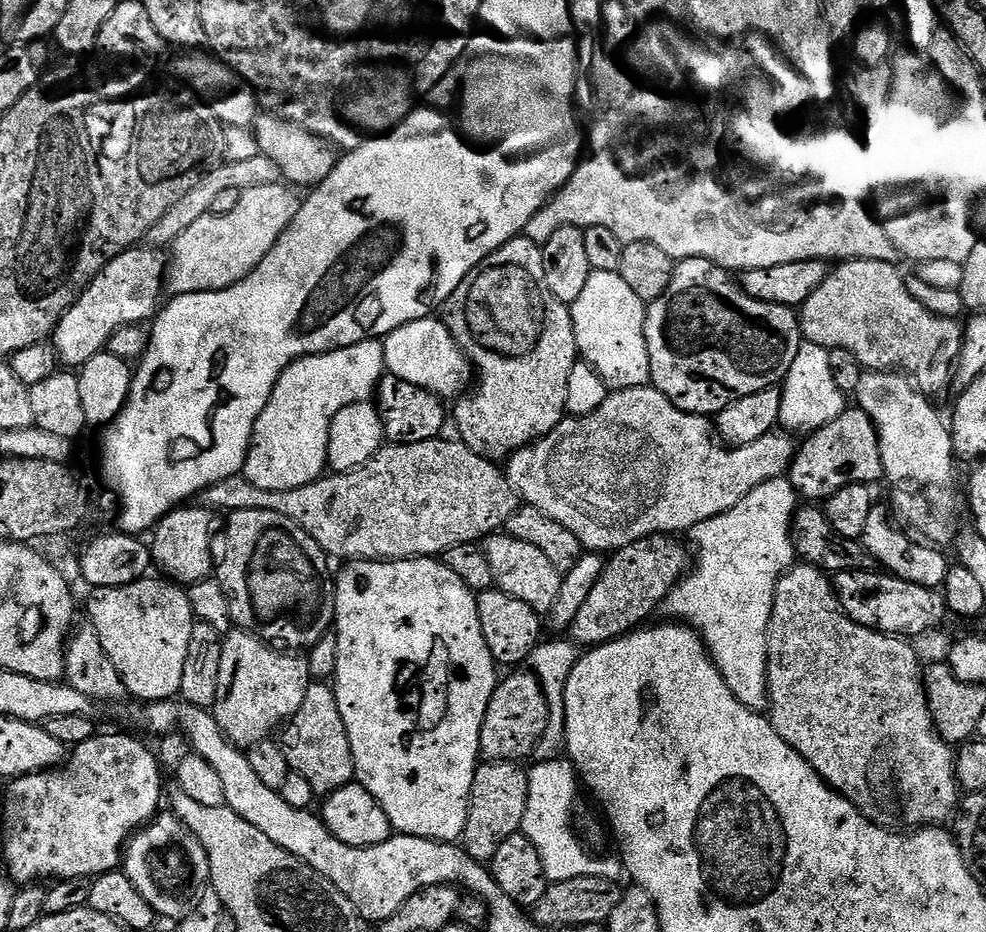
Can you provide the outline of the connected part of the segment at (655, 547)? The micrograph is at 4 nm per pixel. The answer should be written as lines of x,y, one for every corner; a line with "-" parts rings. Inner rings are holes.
668,534
647,536
630,546
618,548
611,553
607,557
602,570
602,578
598,578
598,583
594,586
594,590
590,590
590,594
586,597
586,602
582,602
578,615
574,618
570,629
572,643
577,646
608,644
612,640
617,640
619,636
626,636
629,632
641,627
647,621
644,619
651,612
655,613
659,609
660,604
670,594
670,590
674,590
674,586
678,581
684,579
689,571
690,552
687,552
676,540
679,539
673,538

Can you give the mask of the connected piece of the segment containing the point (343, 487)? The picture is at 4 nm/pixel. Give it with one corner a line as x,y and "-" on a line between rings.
459,439
393,444
349,472
332,472
298,490
258,490
244,475
214,482
198,500
213,513
270,510
290,518
329,557
353,560
436,558
450,546
474,544
499,533
522,507
499,463
474,454

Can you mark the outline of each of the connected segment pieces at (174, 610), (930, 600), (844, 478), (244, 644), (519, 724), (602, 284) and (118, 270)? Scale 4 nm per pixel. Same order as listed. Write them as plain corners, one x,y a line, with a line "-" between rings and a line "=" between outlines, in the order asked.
167,578
152,579
130,582
130,586
97,588
88,600
88,616
92,619
89,620
90,626
98,634
102,650
106,650
106,658
114,662
114,670
118,670
128,696
137,696
143,702
170,700
179,693
182,669
186,667
186,654
190,647
190,633
198,622
192,612
188,593
181,585
=
883,570
867,572
837,572
834,576
836,595
840,598
842,610
858,626
866,626
875,632
885,632
888,636
913,638
932,632
944,616
949,615
944,605
943,591
926,586
914,586
=
848,406
836,420
813,431
805,440
808,441
797,451
786,473
797,497
805,496
808,499
805,501
827,502
838,490
851,484
876,486
885,479
876,427
859,406
=
233,630
223,637
223,641
222,666
218,669
218,694
214,715
224,737
237,748
247,750
250,746
269,739
281,725
292,719
298,706
302,706
302,698
306,698
306,690
308,685
313,683
313,678
308,669
308,661
303,655
277,650
271,643
250,632
=
516,670
513,676
508,676
497,683
494,694
490,698
490,706
486,706
486,718
482,722
482,734
480,735
480,754
485,761
510,760
524,762
527,756
535,753
542,734
546,734
548,725
548,703
546,694
538,682
538,678
528,670
=
592,272
586,278
586,287
571,304
574,338
579,359
596,371
609,390
622,388
643,388
652,379
650,374
650,354
646,350
646,305
630,285
622,282
619,272
=
152,246
126,249
96,275
94,282
90,282
90,286
76,299
74,306
64,311
64,317
56,323
56,330
50,337
50,343
56,349
61,365
72,370
79,369
80,365
90,362
94,354
105,351
107,342
116,328
121,328
123,324
143,325
155,317
162,304
160,295
165,295
166,292
166,256
160,252
163,251

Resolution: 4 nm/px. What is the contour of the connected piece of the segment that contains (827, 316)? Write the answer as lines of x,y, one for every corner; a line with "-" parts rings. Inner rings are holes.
845,260
837,263
835,267
829,271
826,279
822,282
822,286
818,286
818,290
814,290
814,294
810,294
810,298
806,298
806,302
799,309
800,330
805,341
816,343
818,346
826,349
841,347
844,350
850,350
857,356
857,360
864,370
874,372
890,372
897,371
901,374
907,374
914,378
914,383
929,398
936,398
939,392
944,392
954,380
954,369
956,362
960,358
961,346
963,344
963,327
955,320
950,318
938,318
938,314
930,314
930,310
926,310
922,306
922,302
918,302
910,294
910,290
906,290
906,279
900,276
899,267
896,264
887,264
886,262
878,262
877,260

